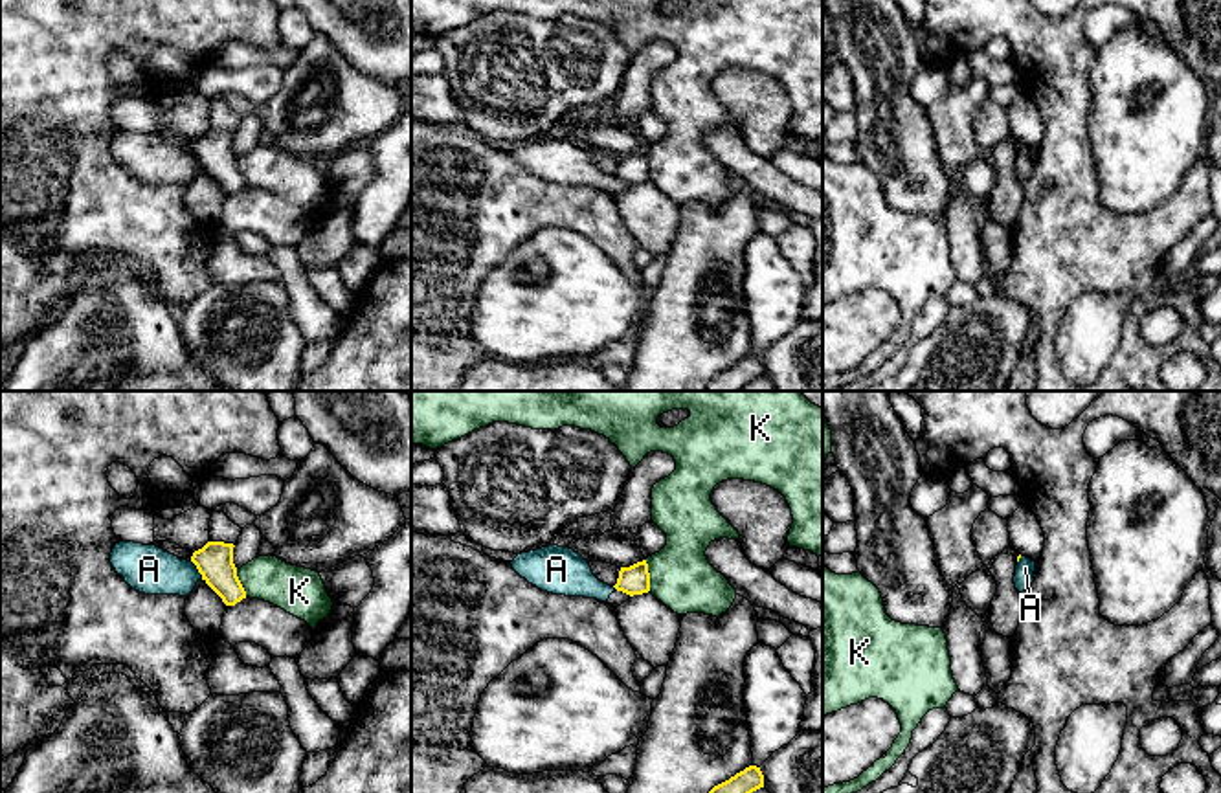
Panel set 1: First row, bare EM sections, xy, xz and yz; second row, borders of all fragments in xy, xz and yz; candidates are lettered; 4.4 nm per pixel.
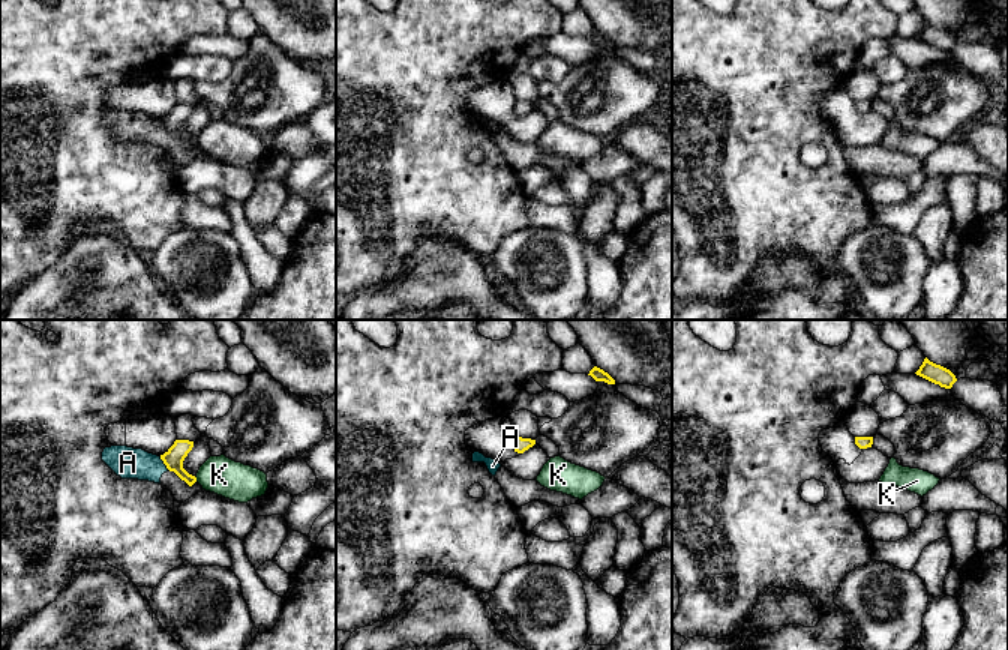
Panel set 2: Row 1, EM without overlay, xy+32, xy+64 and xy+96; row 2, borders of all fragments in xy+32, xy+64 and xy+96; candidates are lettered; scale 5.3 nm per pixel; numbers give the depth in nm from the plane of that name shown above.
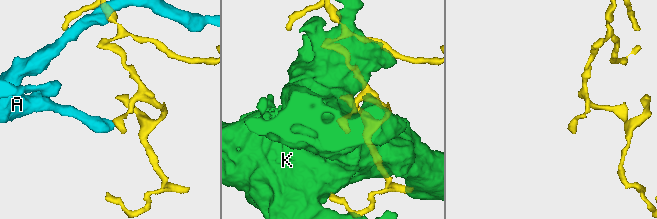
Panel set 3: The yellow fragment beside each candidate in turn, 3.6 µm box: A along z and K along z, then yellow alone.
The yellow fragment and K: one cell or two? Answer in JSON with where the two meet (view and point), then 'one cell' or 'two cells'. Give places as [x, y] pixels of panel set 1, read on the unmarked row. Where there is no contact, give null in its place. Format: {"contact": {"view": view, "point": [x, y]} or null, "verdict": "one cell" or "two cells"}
{"contact": {"view": "xz", "point": [649, 164]}, "verdict": "two cells"}

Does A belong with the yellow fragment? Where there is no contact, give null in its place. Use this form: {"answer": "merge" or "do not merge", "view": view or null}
{"answer": "do not merge", "view": "xy"}

